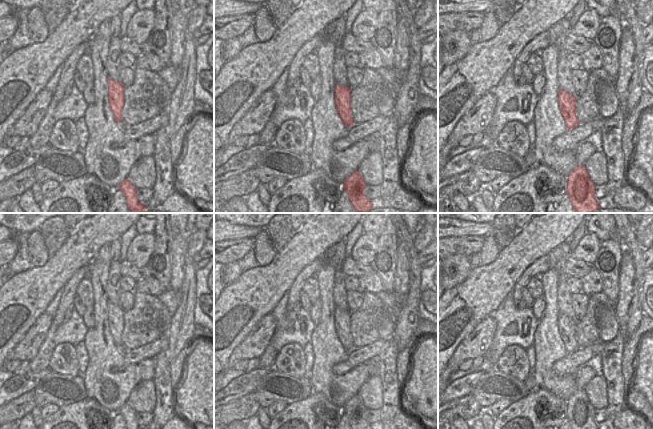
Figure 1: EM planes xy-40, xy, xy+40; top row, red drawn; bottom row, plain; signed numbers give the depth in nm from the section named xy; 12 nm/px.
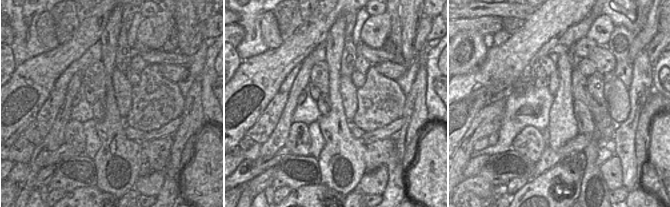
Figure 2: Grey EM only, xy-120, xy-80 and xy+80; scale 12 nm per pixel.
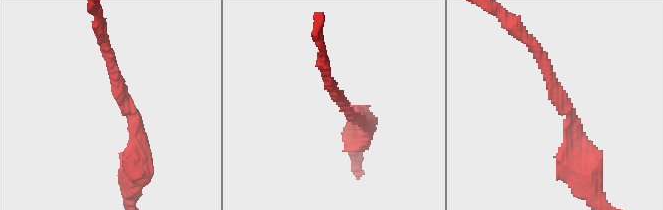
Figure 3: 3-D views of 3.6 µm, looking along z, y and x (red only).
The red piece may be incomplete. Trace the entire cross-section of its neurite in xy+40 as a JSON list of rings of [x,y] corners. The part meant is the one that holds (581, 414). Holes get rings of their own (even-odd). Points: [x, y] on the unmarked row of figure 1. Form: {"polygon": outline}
{"polygon": [[[584,389],[576,390],[567,401],[567,418],[572,429],[599,429],[595,422],[595,408]]]}

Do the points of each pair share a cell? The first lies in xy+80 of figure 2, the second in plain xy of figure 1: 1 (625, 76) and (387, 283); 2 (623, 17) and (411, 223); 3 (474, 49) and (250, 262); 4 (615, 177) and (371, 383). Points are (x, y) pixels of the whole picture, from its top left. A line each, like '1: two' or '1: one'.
1: one
2: two
3: two
4: one

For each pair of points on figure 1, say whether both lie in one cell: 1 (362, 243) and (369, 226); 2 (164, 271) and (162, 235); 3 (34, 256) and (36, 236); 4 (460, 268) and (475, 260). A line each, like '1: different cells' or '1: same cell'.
1: different cells
2: same cell
3: same cell
4: different cells

